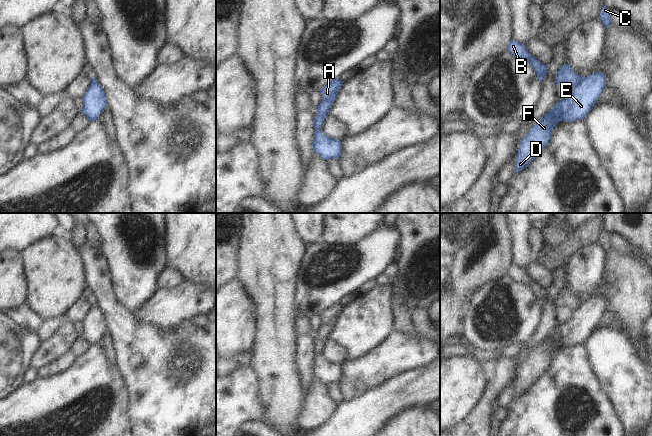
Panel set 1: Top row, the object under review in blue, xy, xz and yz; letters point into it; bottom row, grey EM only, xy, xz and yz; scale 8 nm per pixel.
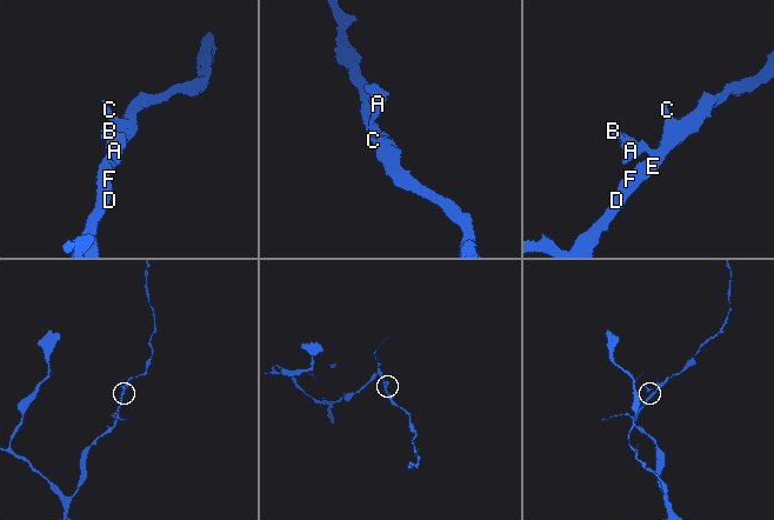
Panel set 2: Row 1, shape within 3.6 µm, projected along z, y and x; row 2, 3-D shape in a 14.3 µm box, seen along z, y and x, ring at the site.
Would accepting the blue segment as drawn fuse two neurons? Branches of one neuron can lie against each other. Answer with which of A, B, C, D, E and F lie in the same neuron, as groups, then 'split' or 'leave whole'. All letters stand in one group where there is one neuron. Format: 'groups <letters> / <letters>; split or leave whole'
groups A B / C D E F; split

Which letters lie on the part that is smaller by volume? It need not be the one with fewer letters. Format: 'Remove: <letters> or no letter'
Remove: A, B

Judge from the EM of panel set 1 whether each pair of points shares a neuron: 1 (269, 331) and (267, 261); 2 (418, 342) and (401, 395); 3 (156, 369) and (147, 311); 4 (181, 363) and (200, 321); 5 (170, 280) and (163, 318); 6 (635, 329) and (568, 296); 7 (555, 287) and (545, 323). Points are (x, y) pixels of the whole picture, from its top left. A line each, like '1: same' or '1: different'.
1: same
2: different
3: different
4: different
5: different
6: same
7: same

